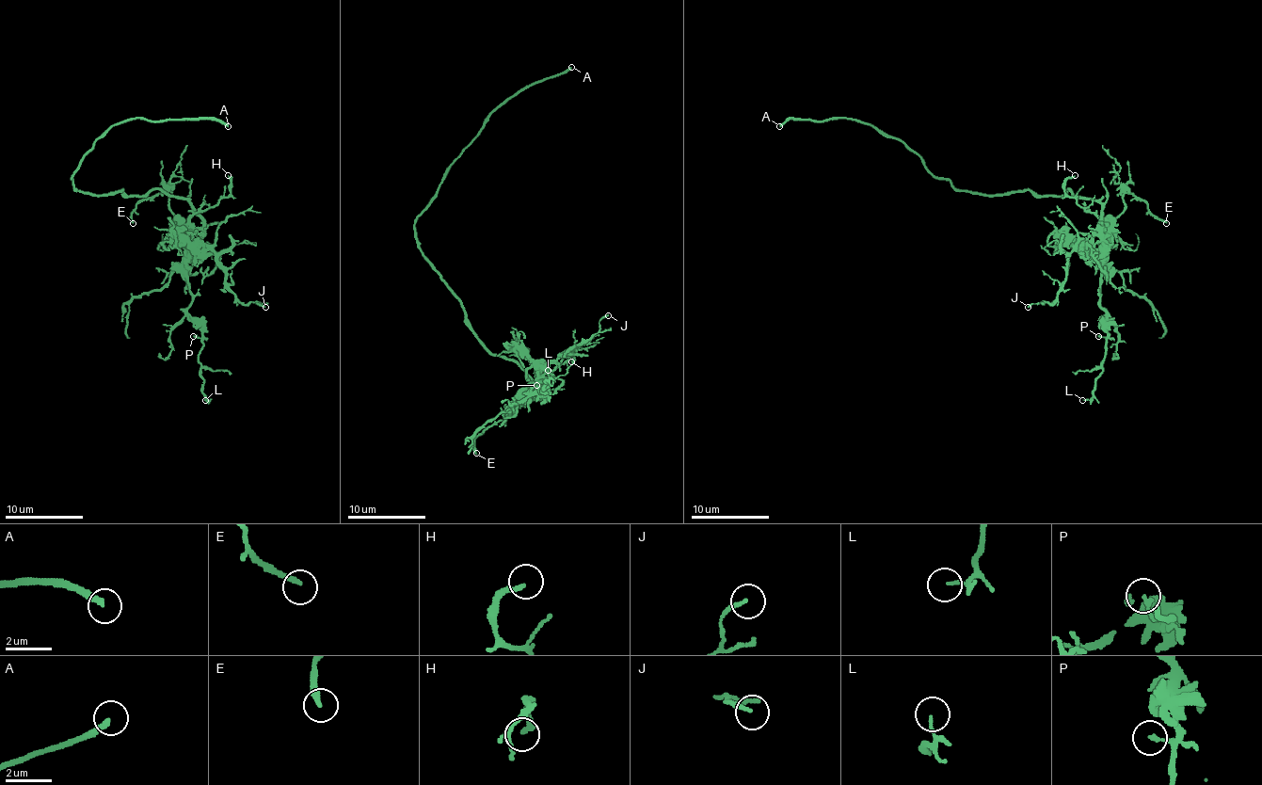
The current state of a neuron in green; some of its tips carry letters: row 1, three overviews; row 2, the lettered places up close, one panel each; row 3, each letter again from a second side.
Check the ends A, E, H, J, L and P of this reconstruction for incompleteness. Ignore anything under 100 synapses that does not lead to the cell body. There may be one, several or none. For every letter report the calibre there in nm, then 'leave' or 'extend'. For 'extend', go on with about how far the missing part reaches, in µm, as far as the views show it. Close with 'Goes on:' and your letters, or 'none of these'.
A: calibre 240 nm; extend; missing 40 µm
E: calibre 240 nm; leave
H: calibre 240 nm; leave
J: calibre 160 nm; leave
L: calibre 80 nm; leave
P: calibre 170 nm; leave
Goes on: A

